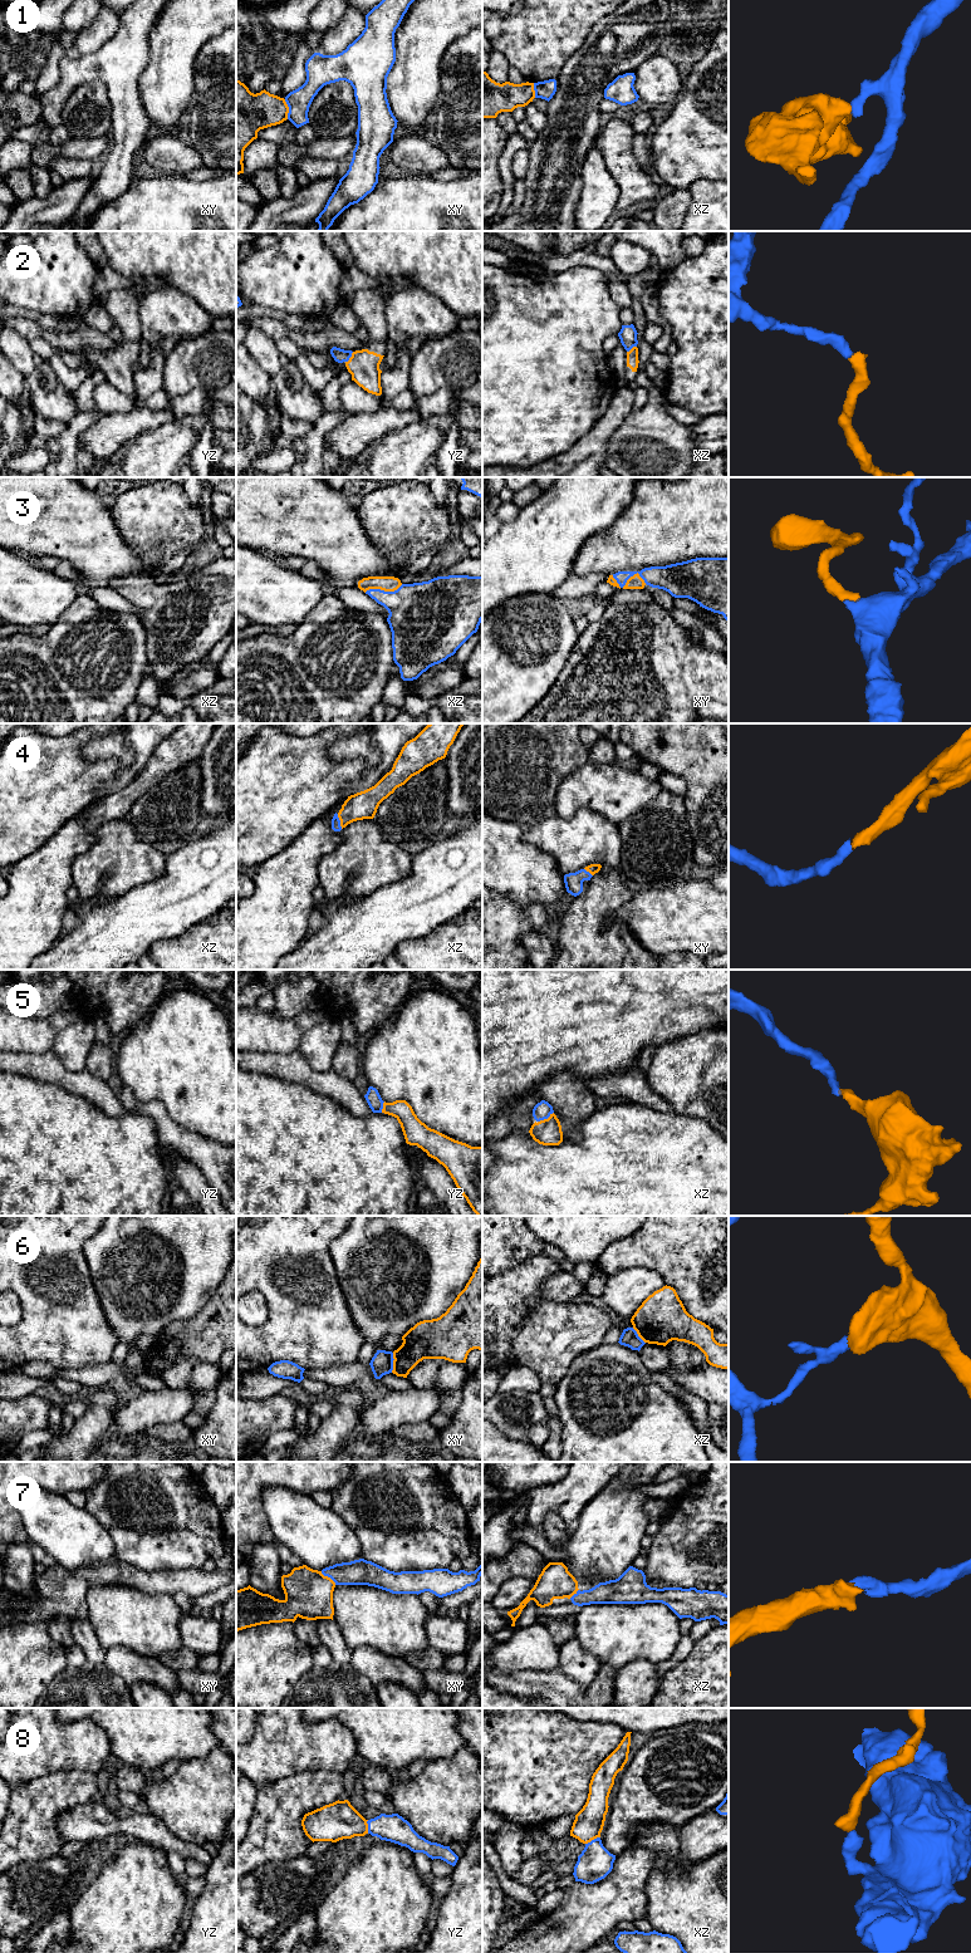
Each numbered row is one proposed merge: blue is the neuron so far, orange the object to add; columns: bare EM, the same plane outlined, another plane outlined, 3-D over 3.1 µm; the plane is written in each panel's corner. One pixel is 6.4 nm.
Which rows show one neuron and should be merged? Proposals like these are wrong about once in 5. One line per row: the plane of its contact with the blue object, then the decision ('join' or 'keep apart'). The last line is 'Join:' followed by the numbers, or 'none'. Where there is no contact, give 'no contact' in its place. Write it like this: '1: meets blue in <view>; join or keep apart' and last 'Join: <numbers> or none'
1: meets blue in xy; keep apart
2: meets blue in yz; join
3: meets blue in xy; join
4: meets blue in xz; join
5: meets blue in xz; join
6: meets blue in xy; keep apart
7: meets blue in xy; join
8: meets blue in xz; join
Join: 2, 3, 4, 5, 7, 8

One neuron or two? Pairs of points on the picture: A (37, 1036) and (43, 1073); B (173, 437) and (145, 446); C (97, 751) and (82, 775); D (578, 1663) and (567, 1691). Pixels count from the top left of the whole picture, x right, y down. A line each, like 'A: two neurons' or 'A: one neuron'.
A: two neurons
B: one neuron
C: two neurons
D: two neurons

